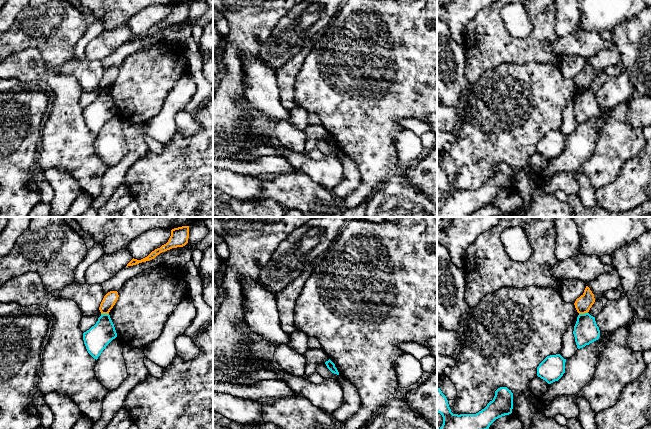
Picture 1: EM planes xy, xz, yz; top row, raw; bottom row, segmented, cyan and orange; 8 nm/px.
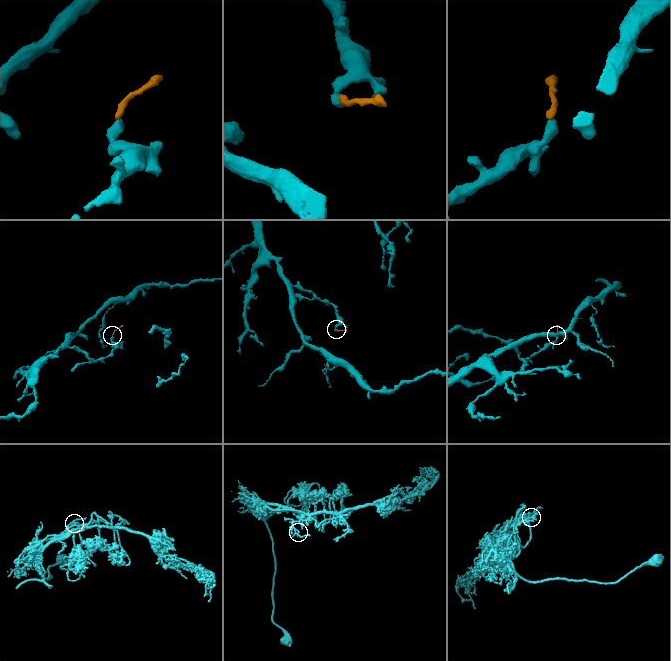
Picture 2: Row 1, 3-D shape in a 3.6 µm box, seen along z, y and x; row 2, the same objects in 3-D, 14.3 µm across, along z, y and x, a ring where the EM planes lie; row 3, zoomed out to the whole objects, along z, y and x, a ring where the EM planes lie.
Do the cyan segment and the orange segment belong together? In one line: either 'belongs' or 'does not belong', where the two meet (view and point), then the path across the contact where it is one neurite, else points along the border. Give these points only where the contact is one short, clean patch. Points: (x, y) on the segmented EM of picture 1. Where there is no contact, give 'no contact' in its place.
does not belong; meets cyan in yz at (583, 314); border along yz (587, 312), (579, 314)

